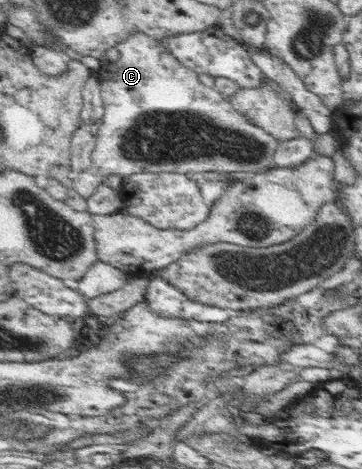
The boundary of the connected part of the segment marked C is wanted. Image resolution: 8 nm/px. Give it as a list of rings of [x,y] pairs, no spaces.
[[[133,31],[127,39],[123,42],[115,45],[117,47],[119,54],[119,59],[114,63],[107,63],[102,65],[102,67],[95,72],[101,84],[101,96],[104,104],[104,115],[99,119],[97,125],[98,130],[98,139],[91,153],[91,165],[85,171],[80,171],[75,174],[72,179],[73,189],[79,193],[84,199],[93,197],[97,187],[103,184],[102,180],[107,175],[121,175],[124,179],[129,177],[132,173],[139,172],[149,172],[149,173],[159,173],[159,172],[171,172],[171,173],[182,173],[188,174],[195,177],[200,177],[203,171],[216,171],[216,172],[263,172],[271,168],[271,165],[274,163],[274,155],[279,145],[278,140],[275,137],[272,137],[267,131],[264,131],[261,127],[257,125],[252,125],[247,116],[241,115],[237,112],[230,101],[223,95],[221,92],[215,88],[209,88],[207,85],[199,82],[199,75],[187,68],[185,65],[182,65],[176,57],[165,47],[162,41],[153,39],[149,35],[143,35],[142,31]]]

